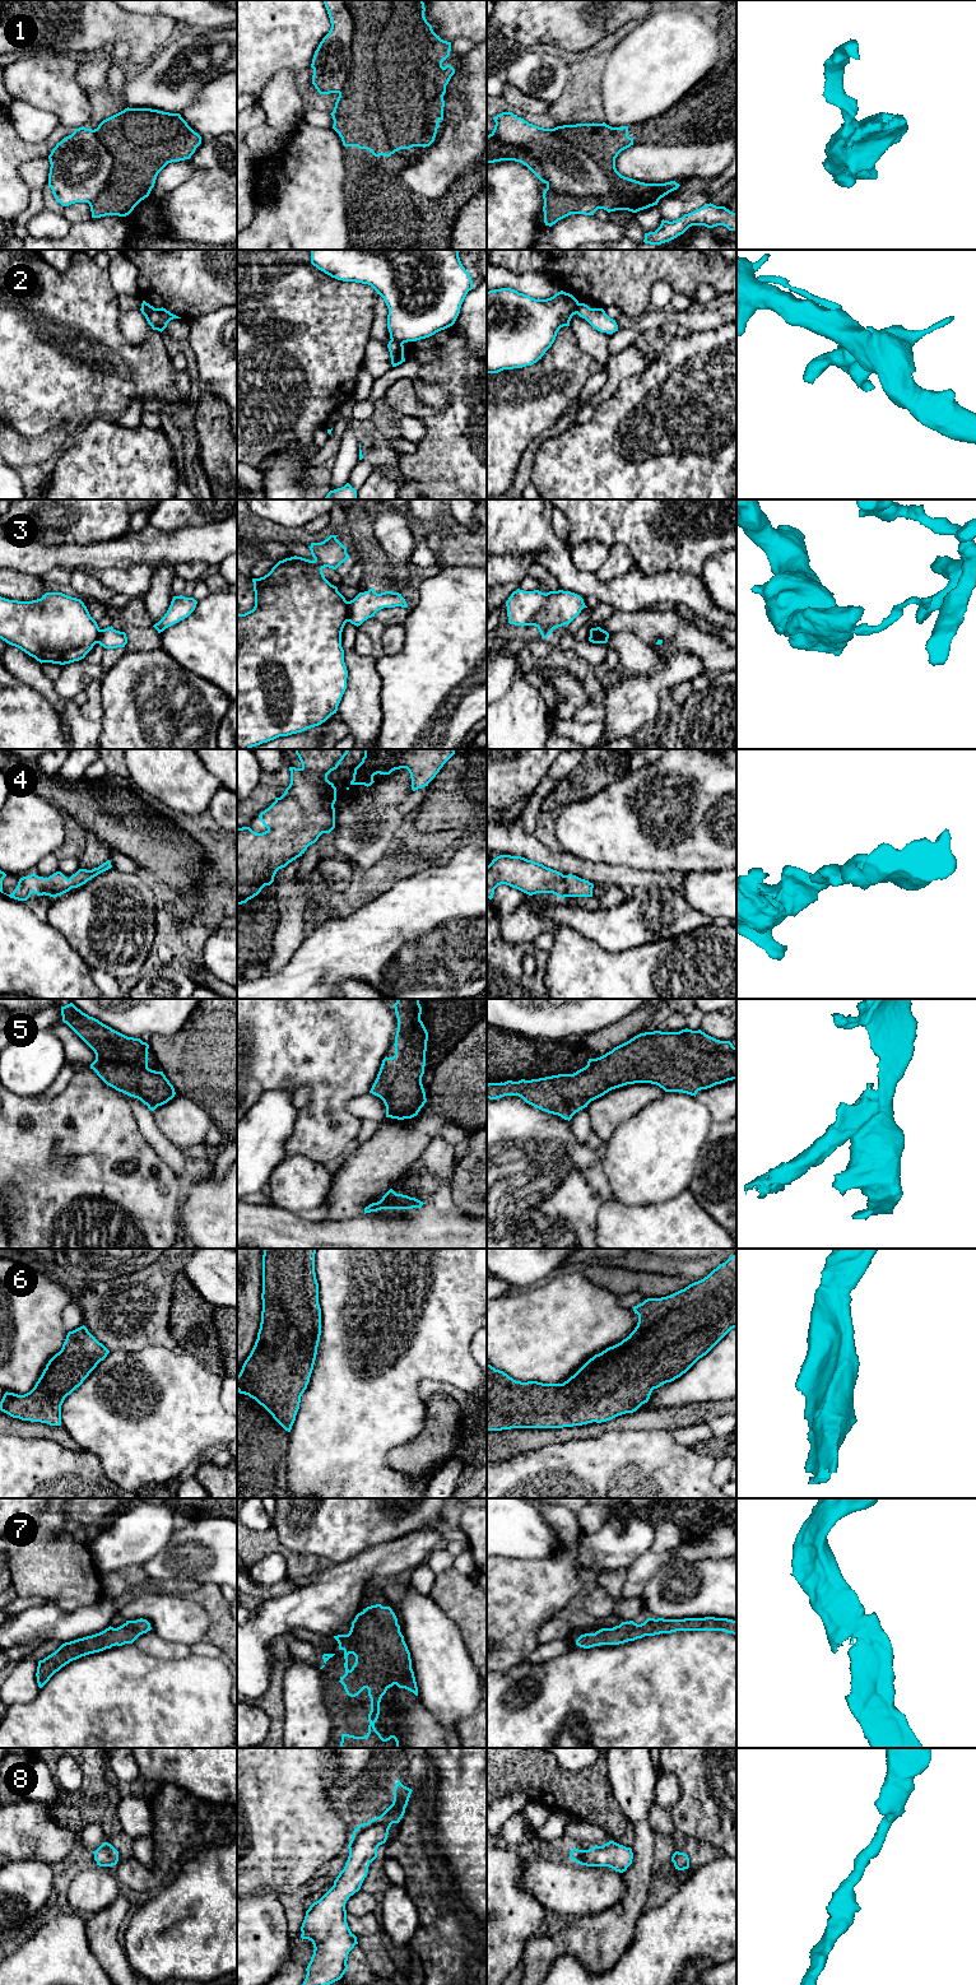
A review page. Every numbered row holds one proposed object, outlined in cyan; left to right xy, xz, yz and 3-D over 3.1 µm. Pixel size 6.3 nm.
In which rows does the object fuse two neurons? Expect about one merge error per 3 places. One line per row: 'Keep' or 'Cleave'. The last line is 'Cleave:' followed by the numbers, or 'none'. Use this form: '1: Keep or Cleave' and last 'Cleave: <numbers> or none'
1: Cleave
2: Cleave
3: Cleave
4: Keep
5: Keep
6: Keep
7: Keep
8: Keep
Cleave: 1, 2, 3

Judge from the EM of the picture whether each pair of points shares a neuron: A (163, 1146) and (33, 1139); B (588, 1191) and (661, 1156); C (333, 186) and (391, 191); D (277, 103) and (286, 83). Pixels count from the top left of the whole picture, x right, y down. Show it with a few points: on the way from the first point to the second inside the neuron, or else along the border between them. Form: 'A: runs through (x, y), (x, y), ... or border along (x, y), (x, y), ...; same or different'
A: border along (135, 1120), (142, 1135), (171, 1168); different
B: border along (600, 1158), (613, 1196); different
C: border along (344, 158), (347, 217); different
D: runs through (279, 98), (282, 88); same

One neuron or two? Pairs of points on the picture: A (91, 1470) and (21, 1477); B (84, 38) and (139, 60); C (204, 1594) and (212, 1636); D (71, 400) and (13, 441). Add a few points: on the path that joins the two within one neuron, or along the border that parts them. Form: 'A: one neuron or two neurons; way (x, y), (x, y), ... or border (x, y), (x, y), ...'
A: one neuron; way (73, 1476), (38, 1476)
B: one neuron; way (101, 35), (125, 35), (134, 43)
C: one neuron; way (214, 1604), (215, 1626)
D: two neurons; border (13, 428), (24, 436), (40, 436), (50, 429)

